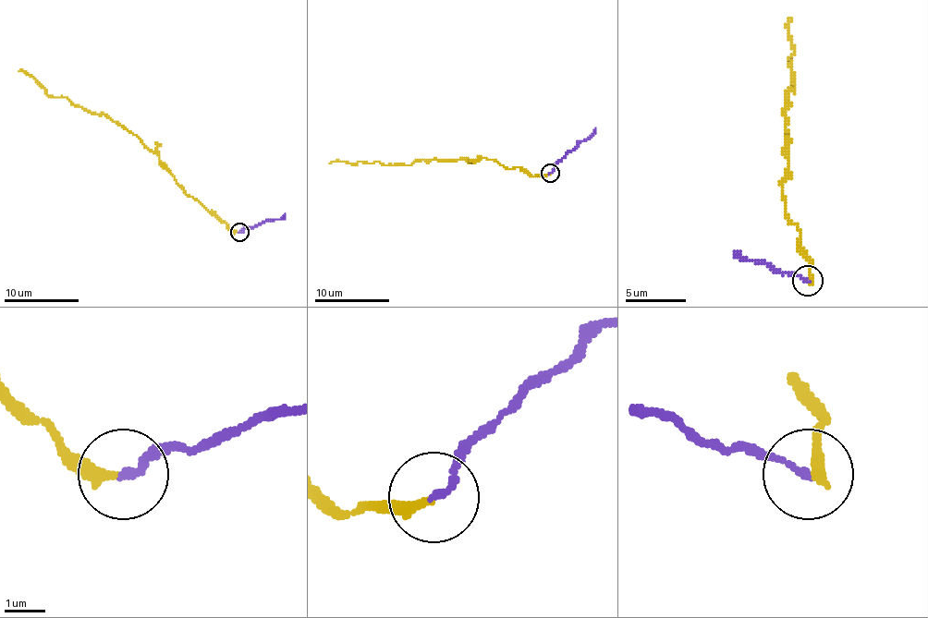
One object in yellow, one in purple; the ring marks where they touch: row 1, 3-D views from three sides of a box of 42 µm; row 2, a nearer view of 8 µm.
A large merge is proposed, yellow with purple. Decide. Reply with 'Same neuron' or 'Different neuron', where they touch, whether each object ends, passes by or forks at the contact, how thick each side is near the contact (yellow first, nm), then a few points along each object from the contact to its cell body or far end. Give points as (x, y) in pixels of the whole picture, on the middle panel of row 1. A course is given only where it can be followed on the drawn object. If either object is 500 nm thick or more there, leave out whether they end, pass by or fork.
Same neuron. Place: (550, 173). At the ring yellow ends. At the ring purple ends. Thickness 280 nm (yellow) against 180 nm. Course of yellow: (548, 173), (530, 176), (518, 167), (506, 169), (479, 158), (417, 160), (402, 165), (329, 163). Course of purple: (550, 173), (595, 127)

